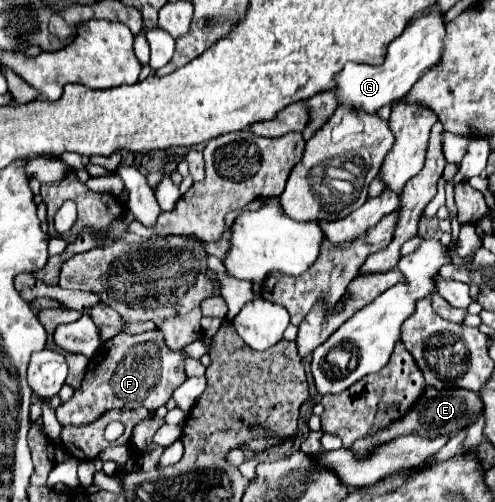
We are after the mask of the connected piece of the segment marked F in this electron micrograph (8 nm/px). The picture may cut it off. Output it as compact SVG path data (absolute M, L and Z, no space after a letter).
M159 330L143 334L125 334L125 332L117 334L115 338L107 340L89 360L81 388L71 396L69 402L61 404L55 410L57 420L63 426L67 424L79 426L95 422L109 408L135 410L139 406L145 406L149 412L153 412L155 408L165 406L173 390L187 380L183 374L183 360L187 352L207 352L205 342L195 342L179 352L173 352L165 344L163 334Z

